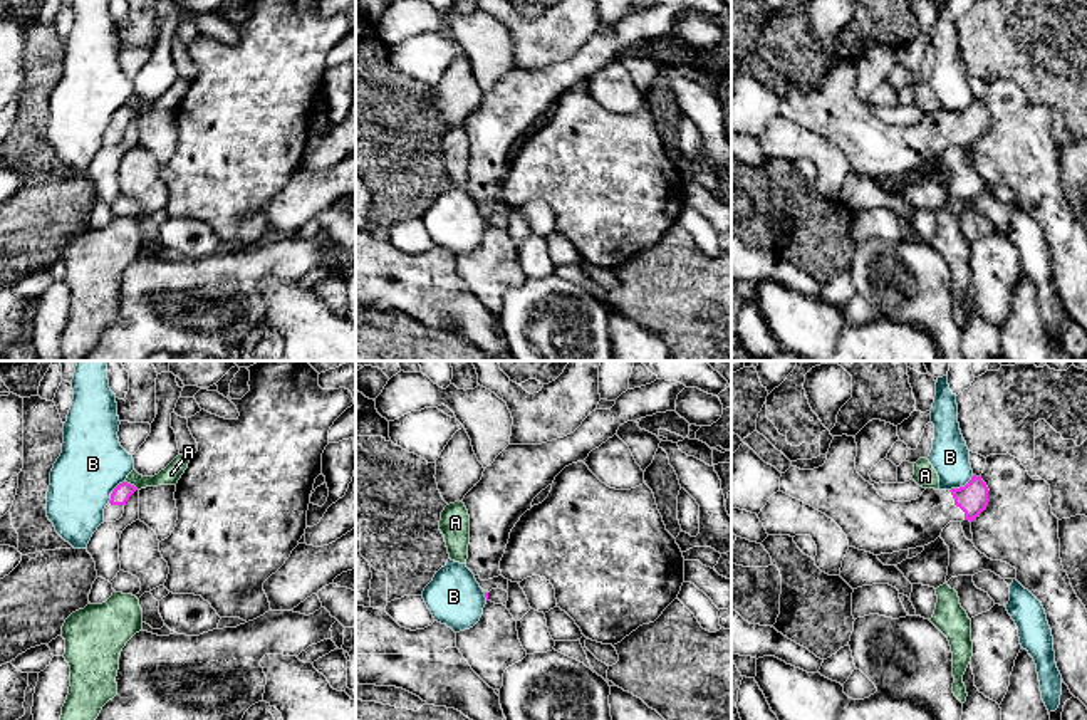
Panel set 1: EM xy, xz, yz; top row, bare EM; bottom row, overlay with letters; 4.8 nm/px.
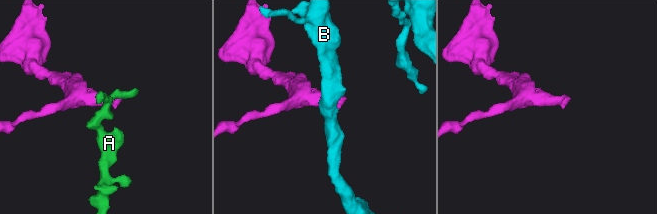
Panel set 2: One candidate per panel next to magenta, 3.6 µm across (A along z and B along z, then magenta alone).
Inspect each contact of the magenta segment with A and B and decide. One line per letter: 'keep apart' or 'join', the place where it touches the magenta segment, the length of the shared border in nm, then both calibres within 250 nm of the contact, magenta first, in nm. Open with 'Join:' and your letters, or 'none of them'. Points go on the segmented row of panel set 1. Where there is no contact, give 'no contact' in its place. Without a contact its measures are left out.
Join: none of them
A: keep apart | xy (133, 485) | 80 nm | 90/90 nm
B: keep apart | xy (113, 490) | 140 nm | 90/320 nm

